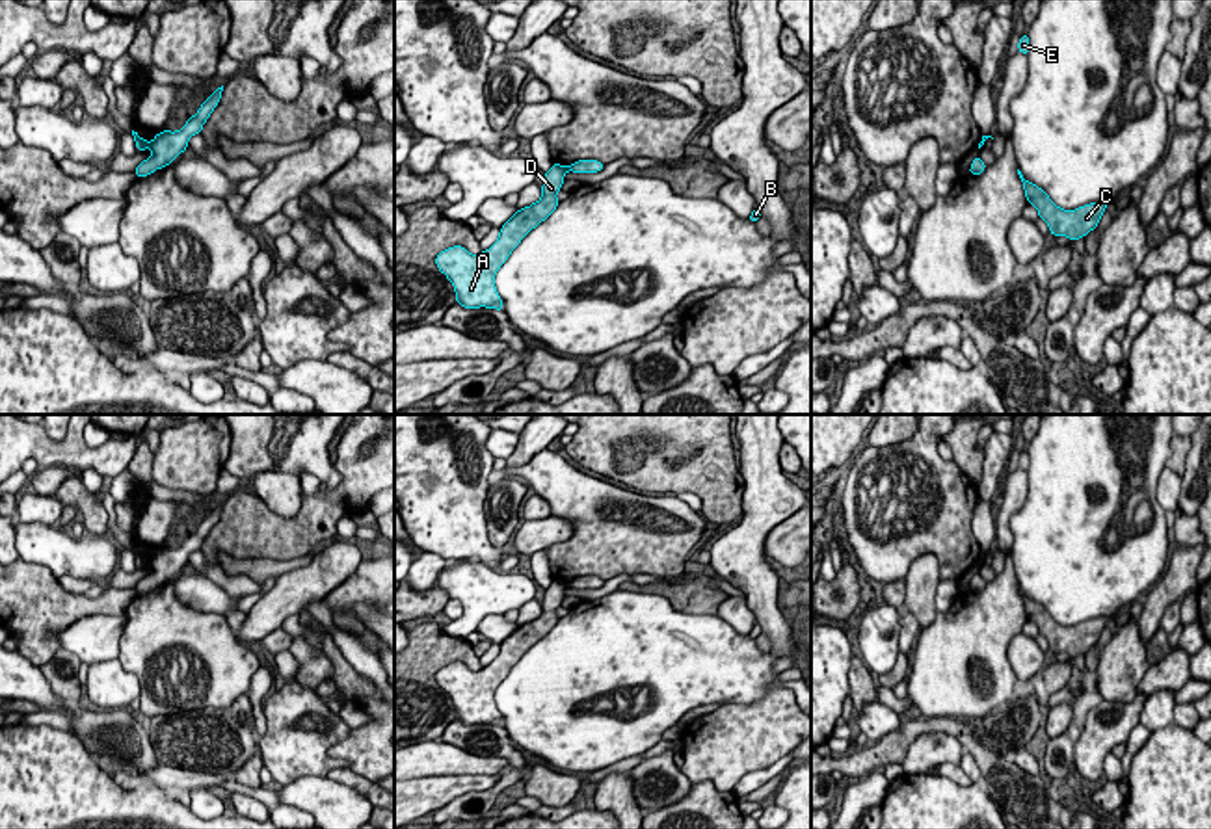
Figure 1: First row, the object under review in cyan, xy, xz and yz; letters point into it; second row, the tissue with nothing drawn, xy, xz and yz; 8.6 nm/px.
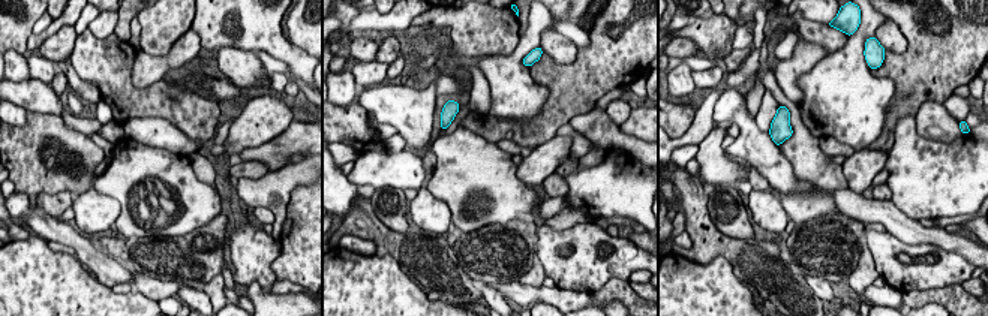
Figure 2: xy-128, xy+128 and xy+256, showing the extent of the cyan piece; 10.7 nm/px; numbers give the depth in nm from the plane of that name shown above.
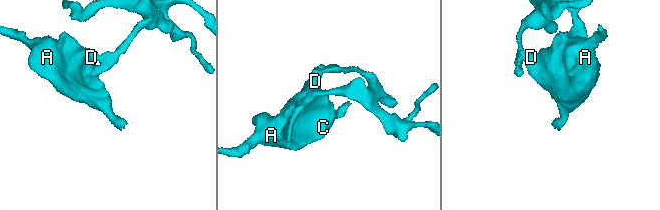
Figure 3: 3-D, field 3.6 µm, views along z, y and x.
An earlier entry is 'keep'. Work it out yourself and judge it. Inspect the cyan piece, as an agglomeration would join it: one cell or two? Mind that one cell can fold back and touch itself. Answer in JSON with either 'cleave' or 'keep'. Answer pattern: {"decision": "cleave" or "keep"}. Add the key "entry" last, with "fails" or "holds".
{"decision": "cleave", "entry": "fails"}

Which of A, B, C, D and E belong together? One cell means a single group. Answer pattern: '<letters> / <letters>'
A C D / B E

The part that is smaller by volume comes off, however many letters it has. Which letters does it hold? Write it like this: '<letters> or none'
B, E

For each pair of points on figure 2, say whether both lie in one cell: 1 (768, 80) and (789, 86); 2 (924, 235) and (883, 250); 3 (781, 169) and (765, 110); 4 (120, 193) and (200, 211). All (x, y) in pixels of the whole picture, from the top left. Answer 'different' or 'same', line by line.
1: different
2: different
3: different
4: same

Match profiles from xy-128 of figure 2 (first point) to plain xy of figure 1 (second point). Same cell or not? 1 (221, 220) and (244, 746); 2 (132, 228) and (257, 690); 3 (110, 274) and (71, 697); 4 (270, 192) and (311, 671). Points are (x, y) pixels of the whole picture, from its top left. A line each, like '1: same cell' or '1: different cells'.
1: same cell
2: different cells
3: different cells
4: same cell

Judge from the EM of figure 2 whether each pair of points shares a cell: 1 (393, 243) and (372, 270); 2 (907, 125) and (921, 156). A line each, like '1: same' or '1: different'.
1: different
2: same

